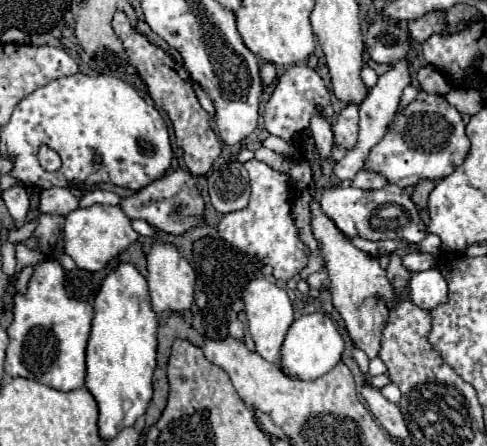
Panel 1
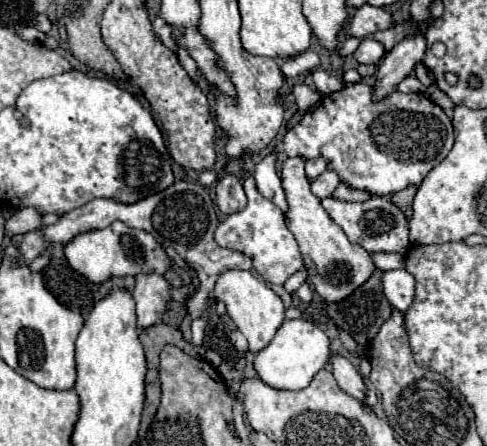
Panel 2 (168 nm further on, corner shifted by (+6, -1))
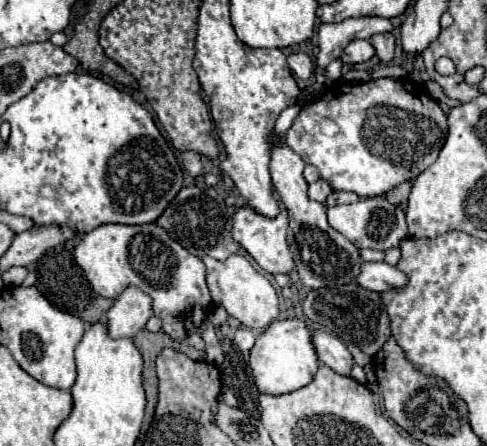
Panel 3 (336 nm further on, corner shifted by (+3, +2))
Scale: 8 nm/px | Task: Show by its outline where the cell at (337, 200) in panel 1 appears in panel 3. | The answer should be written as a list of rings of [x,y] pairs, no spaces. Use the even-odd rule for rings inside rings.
[[[383,195],[359,199],[357,203],[351,203],[351,205],[327,207],[327,217],[329,217],[329,225],[333,229],[337,229],[339,233],[343,233],[359,249],[367,247],[367,249],[387,251],[387,249],[399,247],[401,241],[405,241],[409,237],[403,209],[391,205]]]

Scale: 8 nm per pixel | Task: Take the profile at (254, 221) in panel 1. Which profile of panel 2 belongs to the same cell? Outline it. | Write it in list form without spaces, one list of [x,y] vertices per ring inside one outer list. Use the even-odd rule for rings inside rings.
[[[252,176],[244,178],[244,192],[248,198],[248,204],[242,212],[234,212],[230,216],[226,216],[218,230],[216,230],[216,242],[224,248],[230,250],[238,250],[242,254],[246,254],[248,258],[252,258],[254,270],[270,284],[284,284],[294,272],[302,270],[302,256],[296,244],[294,234],[288,230],[286,226],[286,218],[284,212],[270,200],[266,200],[258,190],[256,190],[256,182]]]

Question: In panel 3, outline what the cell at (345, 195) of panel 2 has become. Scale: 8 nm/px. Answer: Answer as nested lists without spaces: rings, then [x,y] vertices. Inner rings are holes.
[[[333,191],[331,199],[327,199],[327,203],[355,203],[355,201],[359,201],[359,195],[349,191]]]

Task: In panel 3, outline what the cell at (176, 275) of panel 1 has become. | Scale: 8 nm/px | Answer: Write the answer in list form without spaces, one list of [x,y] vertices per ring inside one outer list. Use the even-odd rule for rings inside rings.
[[[127,287],[105,315],[105,321],[109,323],[109,335],[113,339],[135,337],[135,333],[145,329],[149,317],[153,315],[151,305],[153,299],[139,287]]]

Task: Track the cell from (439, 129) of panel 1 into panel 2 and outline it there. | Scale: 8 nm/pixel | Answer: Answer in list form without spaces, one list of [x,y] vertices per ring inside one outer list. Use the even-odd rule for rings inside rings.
[[[366,82],[348,84],[344,90],[332,92],[322,98],[320,106],[314,112],[306,112],[302,120],[284,134],[284,152],[286,156],[302,156],[306,160],[326,158],[328,170],[334,170],[340,176],[340,182],[350,188],[366,190],[370,194],[388,196],[404,190],[410,184],[420,184],[426,174],[440,164],[452,148],[454,132],[446,112],[434,104],[424,94],[402,94],[392,92],[382,100],[374,102],[374,86]]]

